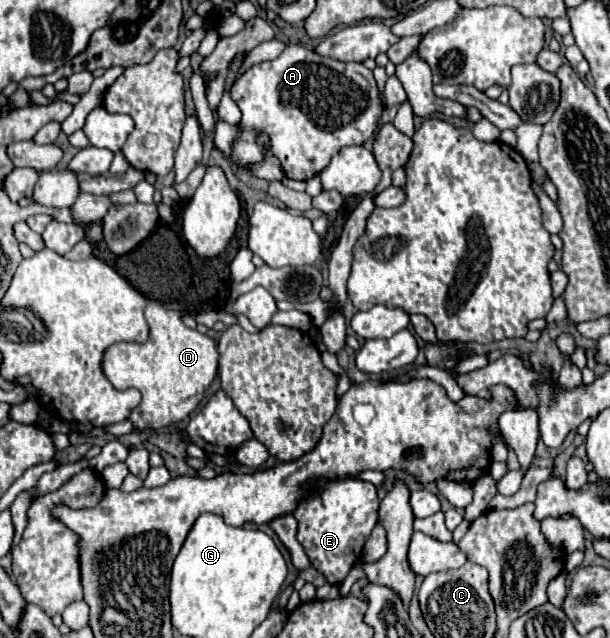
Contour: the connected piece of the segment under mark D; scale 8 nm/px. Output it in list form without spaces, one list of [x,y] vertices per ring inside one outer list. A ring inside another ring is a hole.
[[[148,302],[144,310],[150,326],[150,338],[144,344],[114,344],[106,350],[102,370],[114,388],[138,388],[142,402],[132,410],[130,422],[138,430],[160,430],[164,426],[182,422],[202,402],[206,390],[218,374],[218,344],[208,334],[186,328],[180,316],[166,310],[161,302]]]

